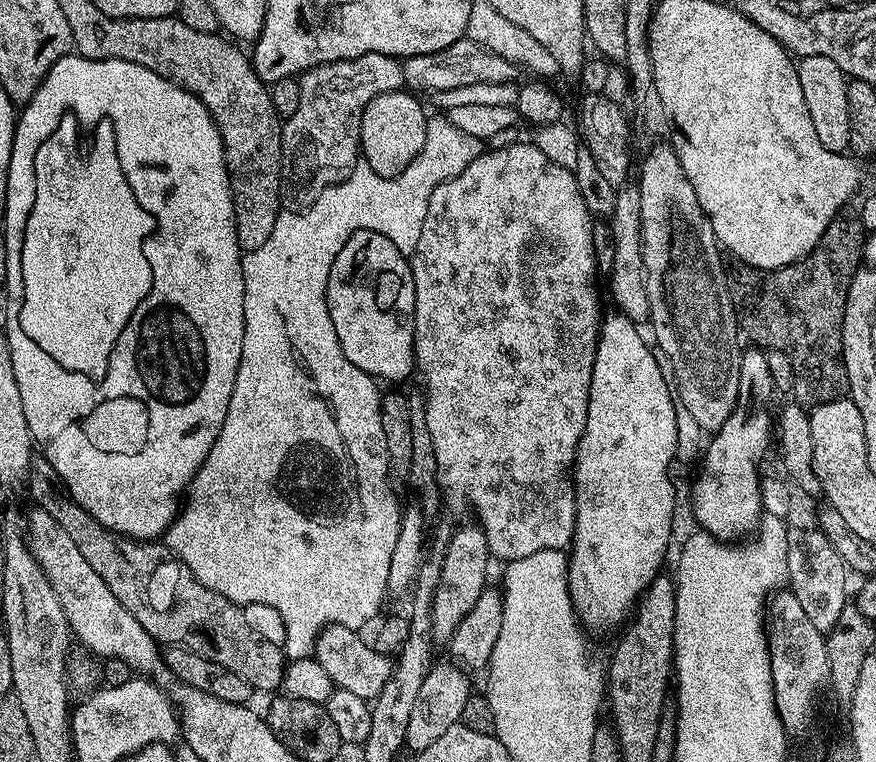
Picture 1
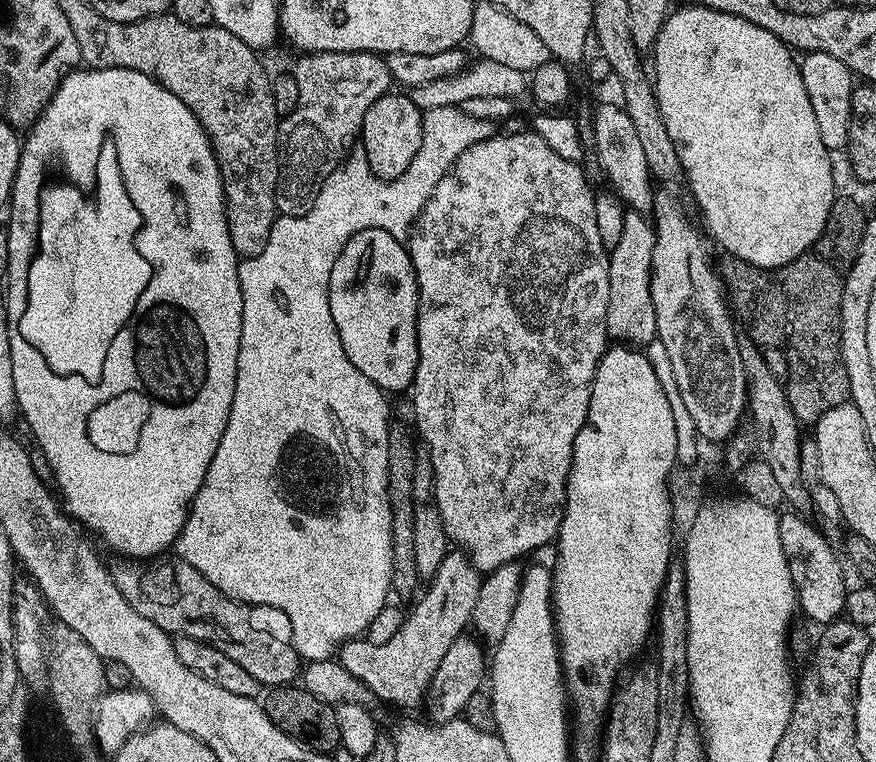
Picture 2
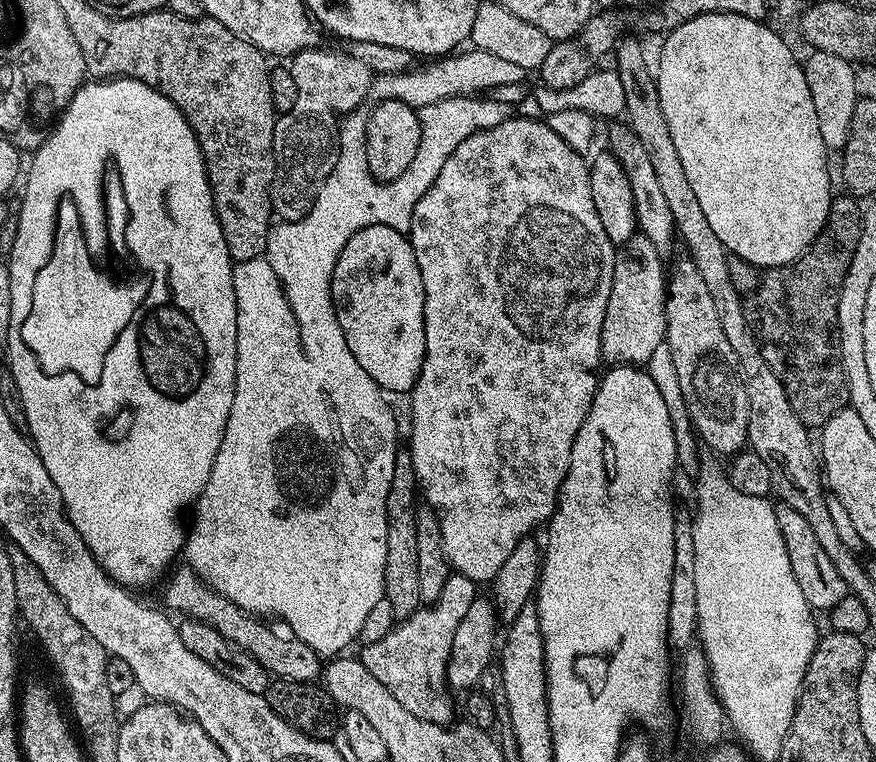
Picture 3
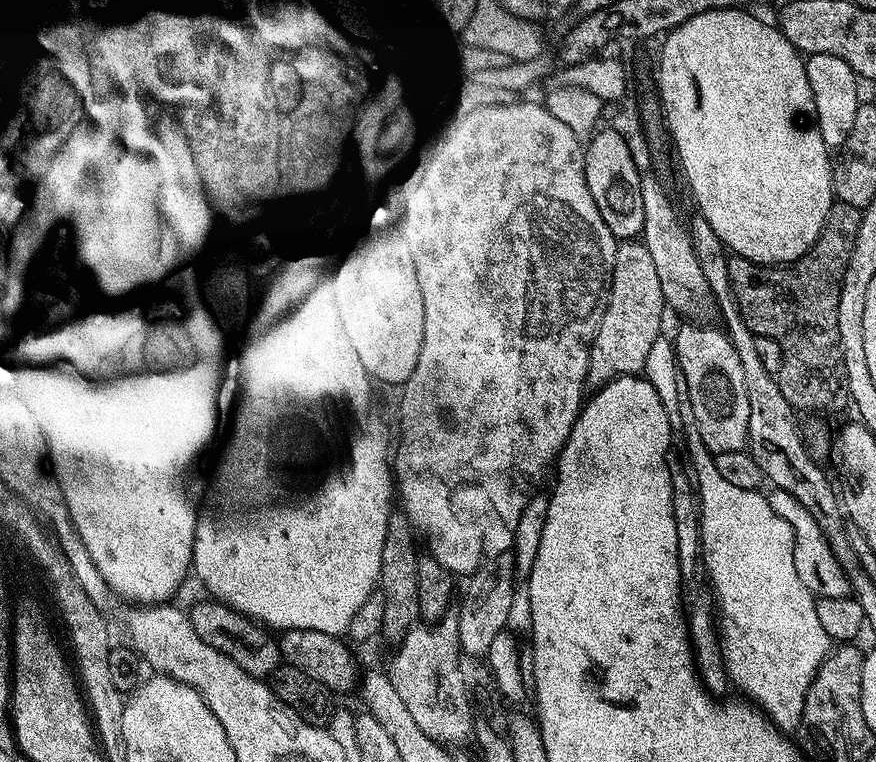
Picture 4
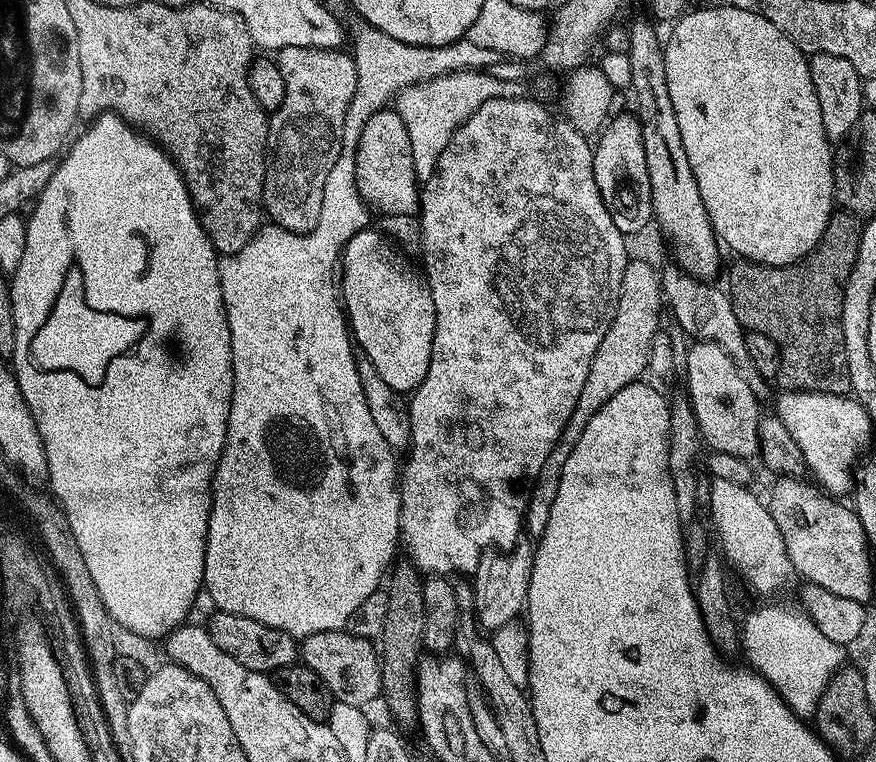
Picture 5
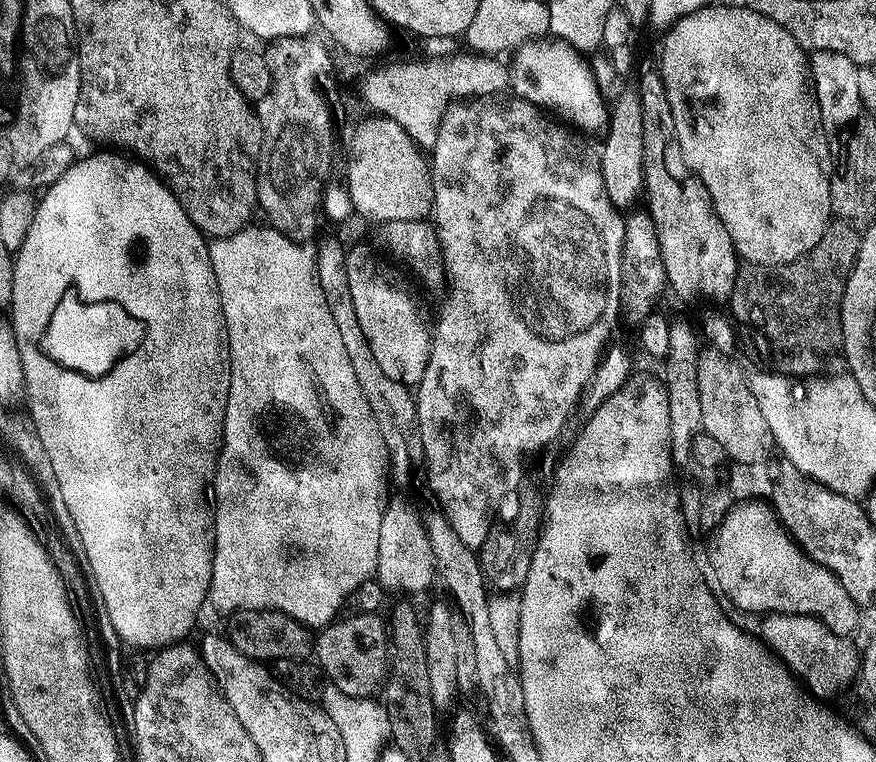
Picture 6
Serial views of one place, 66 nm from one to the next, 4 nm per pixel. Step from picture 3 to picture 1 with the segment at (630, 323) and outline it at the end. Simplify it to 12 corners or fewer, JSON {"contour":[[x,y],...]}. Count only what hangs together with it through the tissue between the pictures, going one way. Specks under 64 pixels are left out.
{"contour":[[617,187],[608,225],[608,269],[619,313],[648,320],[641,246],[641,190]]}

